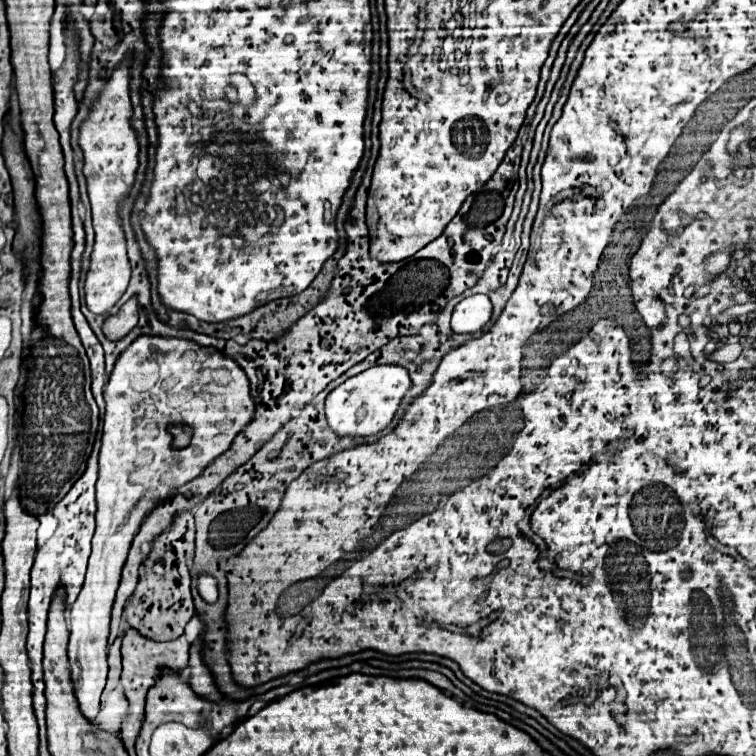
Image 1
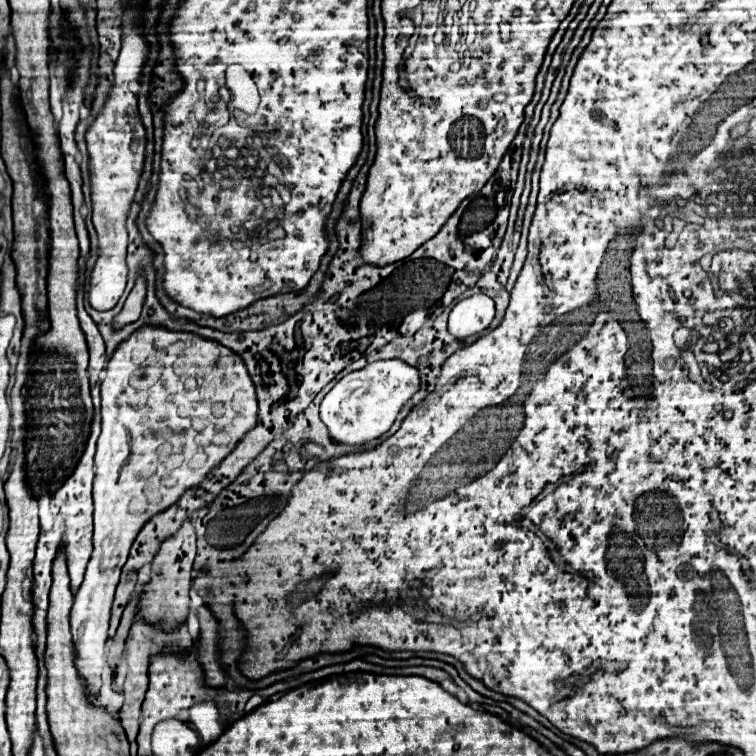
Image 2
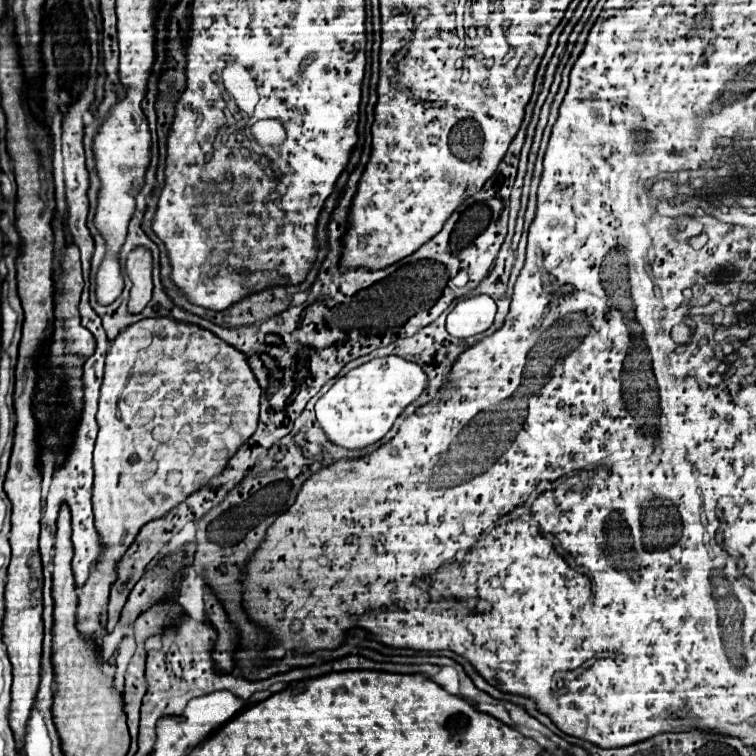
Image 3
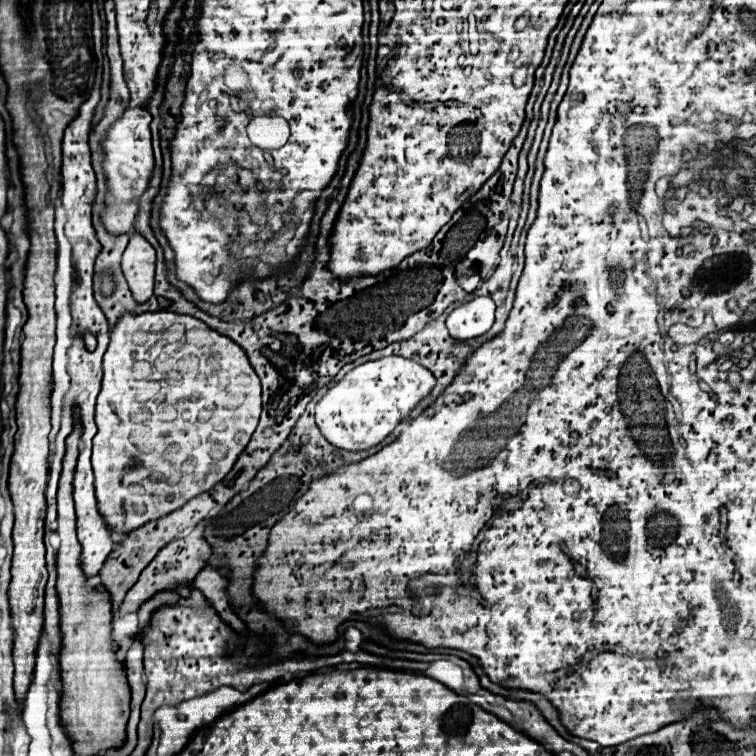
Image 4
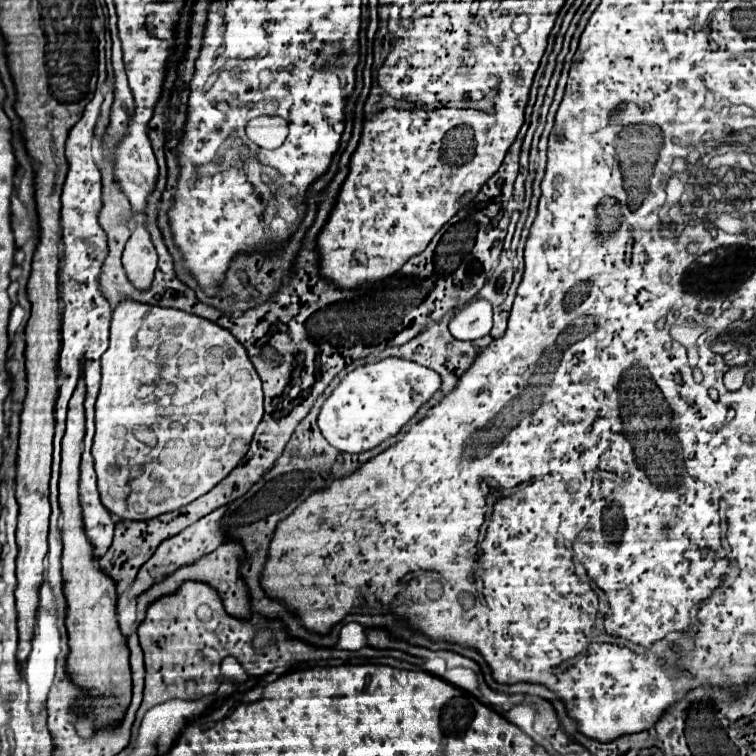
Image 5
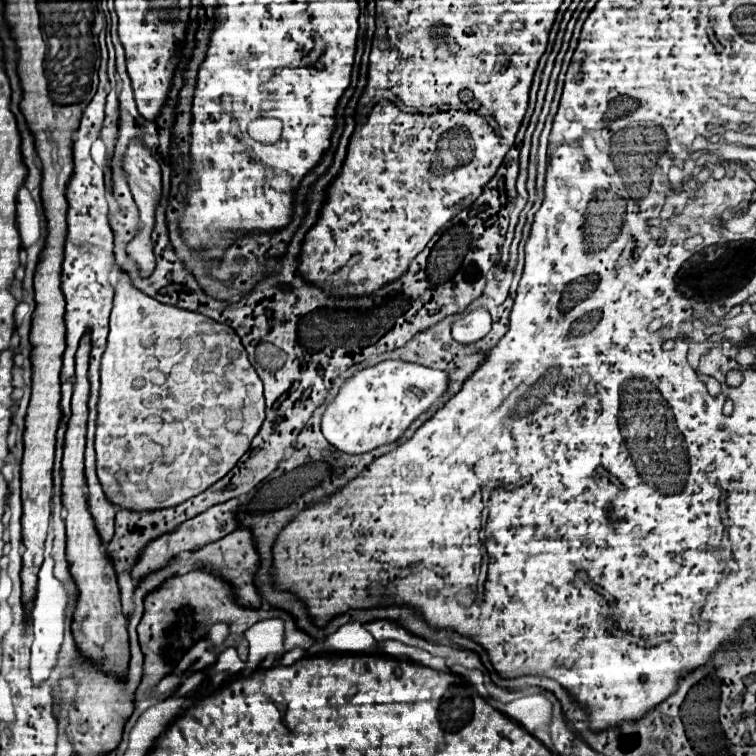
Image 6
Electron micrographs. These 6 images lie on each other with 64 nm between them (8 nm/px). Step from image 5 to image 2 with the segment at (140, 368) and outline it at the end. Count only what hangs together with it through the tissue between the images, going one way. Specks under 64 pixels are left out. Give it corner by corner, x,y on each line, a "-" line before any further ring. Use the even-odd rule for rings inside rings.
140,328
140,330
136,330
136,334
130,336
130,340
122,342
118,346
118,350
114,352
114,356
108,360
106,380
102,382
102,434
98,438
96,458
94,458
94,466
96,466
96,478
94,478
94,538
92,538
94,552
92,552
92,558
88,562
84,582
82,582
78,594
74,596
74,606
72,606
72,612
70,612
72,642
74,642
74,650
76,650
74,666
78,670
78,676
84,680
86,696
88,696
88,700
92,704
96,702
96,696
100,692
102,672
104,672
104,666
106,666
104,644
108,640
108,620
110,620
110,608
112,608
112,600
114,600
114,590
116,590
116,586
120,582
120,570
126,564
126,558
128,558
128,552
130,552
130,546
132,546
136,534
140,532
140,528
154,514
158,514
164,508
172,506
184,494
184,490
192,488
192,484
198,484
200,480
204,480
204,476
212,468
216,468
216,464
220,464
220,460
224,460
224,456
228,456
228,452
232,452
232,448
236,448
240,438
256,426
256,414
258,414
258,404
256,404
254,384
252,384
252,380
248,376
248,370
244,368
244,362
240,360
240,356
236,356
234,352
224,348
222,344
200,340
200,336
196,336
196,334
168,332
164,328

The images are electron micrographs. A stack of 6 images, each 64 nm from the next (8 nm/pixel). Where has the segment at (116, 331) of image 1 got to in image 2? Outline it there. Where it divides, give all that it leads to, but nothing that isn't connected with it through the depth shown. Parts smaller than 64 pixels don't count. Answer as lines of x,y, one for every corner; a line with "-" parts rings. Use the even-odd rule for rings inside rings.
140,276
138,282
136,282
136,286
134,286
134,290
132,290
130,296
126,298
122,312
112,320
112,328
114,328
114,330
120,330
120,328
124,328
126,324
132,324
132,322
138,320
140,310
142,310
142,304
144,304
144,296
146,296
146,282
144,282
144,278

